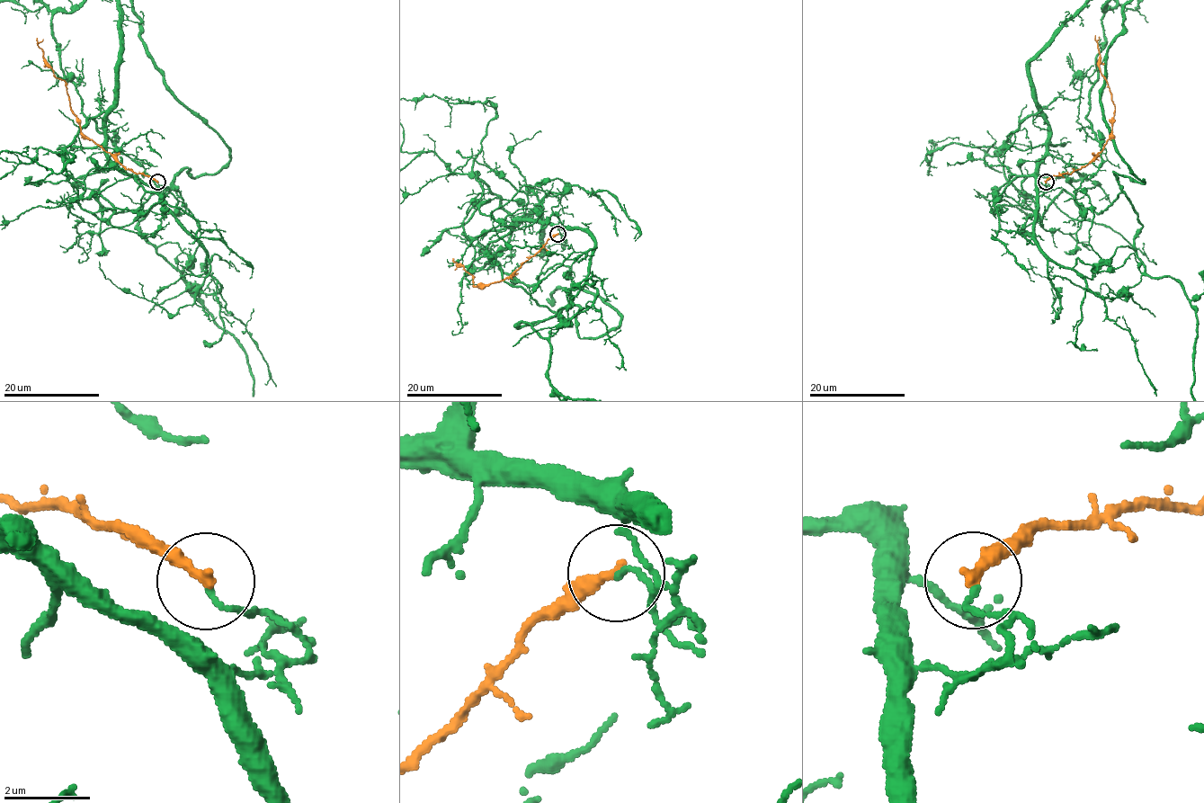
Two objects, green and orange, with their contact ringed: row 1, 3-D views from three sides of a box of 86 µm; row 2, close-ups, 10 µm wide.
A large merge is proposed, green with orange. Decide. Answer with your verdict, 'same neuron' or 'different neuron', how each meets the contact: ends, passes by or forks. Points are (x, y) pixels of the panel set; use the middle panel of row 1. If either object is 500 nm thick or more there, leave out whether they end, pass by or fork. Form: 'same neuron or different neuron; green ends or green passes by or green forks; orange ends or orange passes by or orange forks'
different neuron; green ends; orange ends

